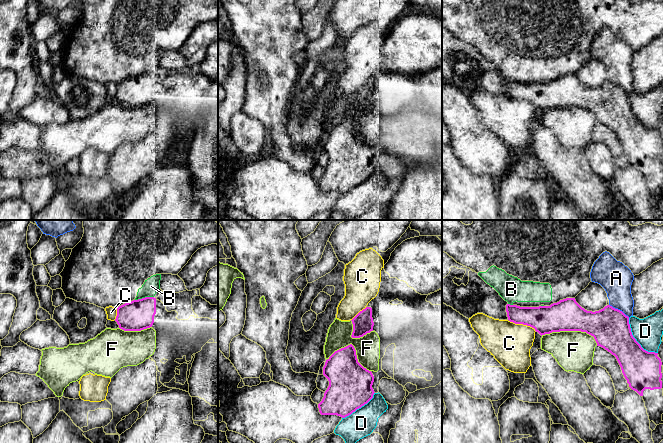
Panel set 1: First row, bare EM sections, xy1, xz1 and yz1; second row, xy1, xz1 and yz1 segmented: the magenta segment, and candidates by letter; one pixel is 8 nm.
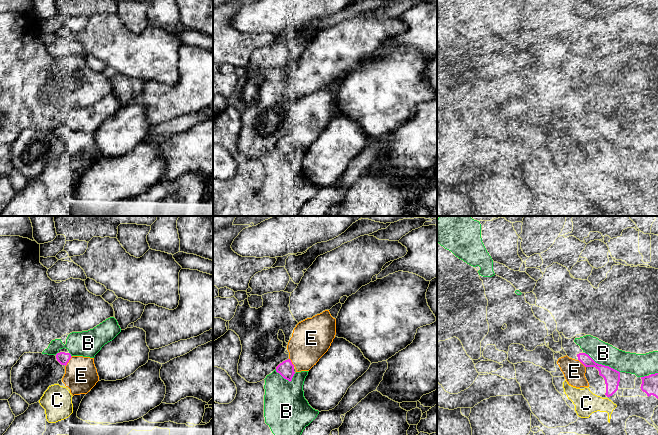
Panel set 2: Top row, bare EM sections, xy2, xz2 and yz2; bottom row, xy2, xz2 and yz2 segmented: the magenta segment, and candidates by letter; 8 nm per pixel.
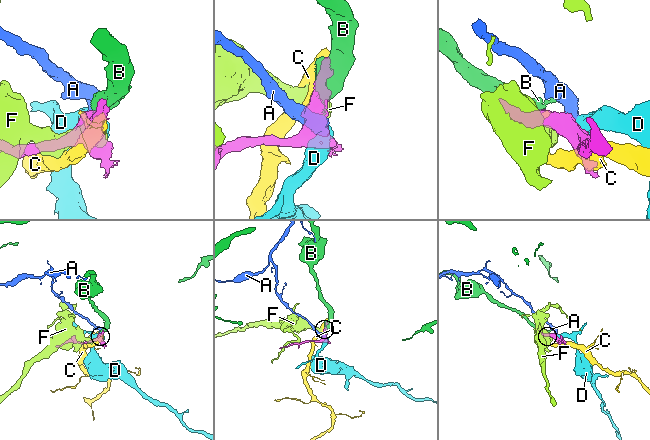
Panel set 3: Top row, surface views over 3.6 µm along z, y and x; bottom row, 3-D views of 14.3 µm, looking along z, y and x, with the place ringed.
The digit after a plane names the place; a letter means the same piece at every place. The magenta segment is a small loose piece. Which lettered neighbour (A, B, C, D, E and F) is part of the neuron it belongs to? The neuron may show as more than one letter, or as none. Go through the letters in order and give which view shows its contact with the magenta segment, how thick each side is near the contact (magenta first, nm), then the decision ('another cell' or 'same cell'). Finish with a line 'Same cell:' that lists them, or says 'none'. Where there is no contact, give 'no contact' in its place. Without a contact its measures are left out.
A: yz1 | 320/240 nm | another cell
B: yz2 | 130/180 nm | same cell
C: yz1 | 220/320 nm | another cell
D: yz1 | 320/220 nm | another cell
E: xy2 | 100/260 nm | another cell
F: yz1 | 260/320 nm | another cell
Same cell: B

